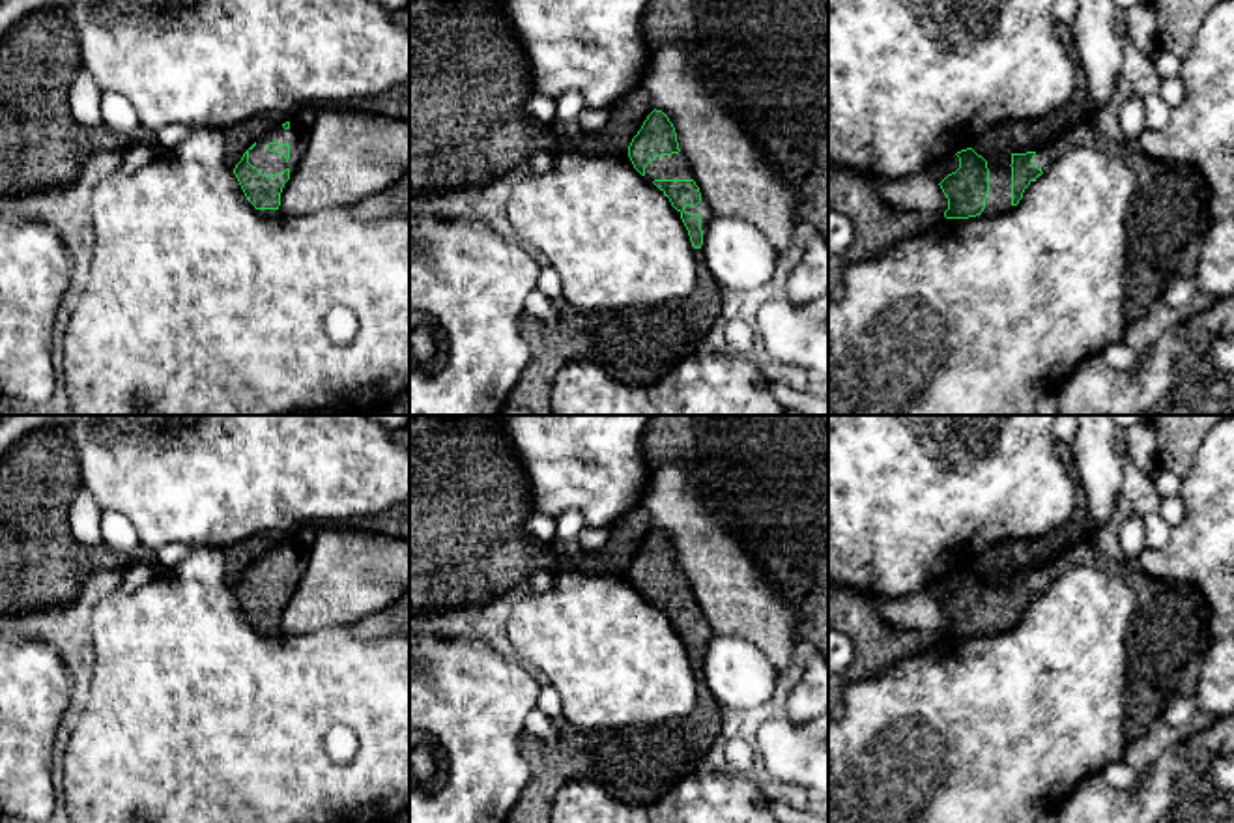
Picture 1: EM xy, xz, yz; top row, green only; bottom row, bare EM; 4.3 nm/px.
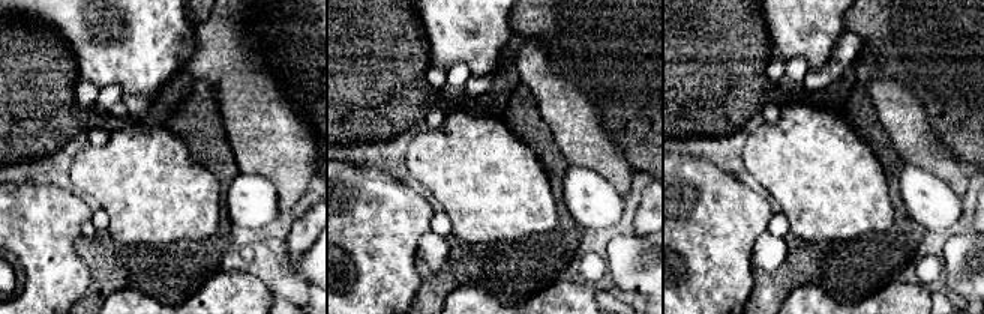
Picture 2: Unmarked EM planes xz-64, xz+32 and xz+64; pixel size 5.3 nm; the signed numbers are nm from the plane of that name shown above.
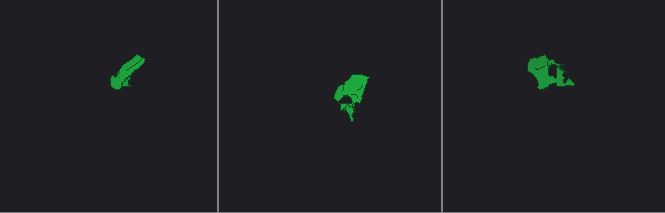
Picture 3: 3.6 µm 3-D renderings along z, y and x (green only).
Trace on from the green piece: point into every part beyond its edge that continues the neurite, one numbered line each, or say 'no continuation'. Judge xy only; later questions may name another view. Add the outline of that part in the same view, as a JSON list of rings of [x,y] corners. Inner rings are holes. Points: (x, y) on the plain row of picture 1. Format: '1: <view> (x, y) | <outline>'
1: xy (266, 580) | [[[295,537],[290,539],[290,546],[284,548],[282,544],[271,548],[264,554],[252,569],[249,569],[249,582],[256,585],[262,593],[282,593],[286,587],[290,595],[295,591],[305,569],[307,569],[307,556],[310,548],[299,542]],[[269,561],[290,563],[290,578],[286,580],[284,574],[277,570],[269,570]]]

